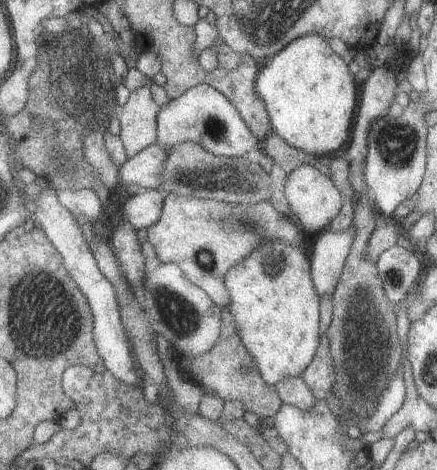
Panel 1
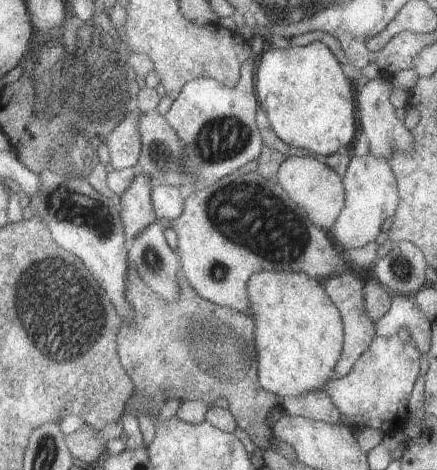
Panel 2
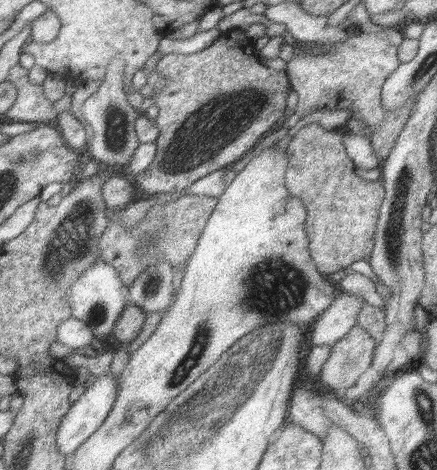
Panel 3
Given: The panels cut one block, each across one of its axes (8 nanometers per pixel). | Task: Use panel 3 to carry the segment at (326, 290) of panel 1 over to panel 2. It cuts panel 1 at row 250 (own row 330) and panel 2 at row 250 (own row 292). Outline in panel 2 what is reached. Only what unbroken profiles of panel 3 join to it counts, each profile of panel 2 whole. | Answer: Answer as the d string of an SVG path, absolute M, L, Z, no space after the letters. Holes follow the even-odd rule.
M369 154L363 158L351 156L347 164L347 172L343 176L343 188L345 188L345 206L329 232L335 238L337 248L347 252L347 250L359 250L369 242L375 242L375 238L379 236L381 224L387 218L391 218L397 210L399 192L397 192L397 180L389 162Z

